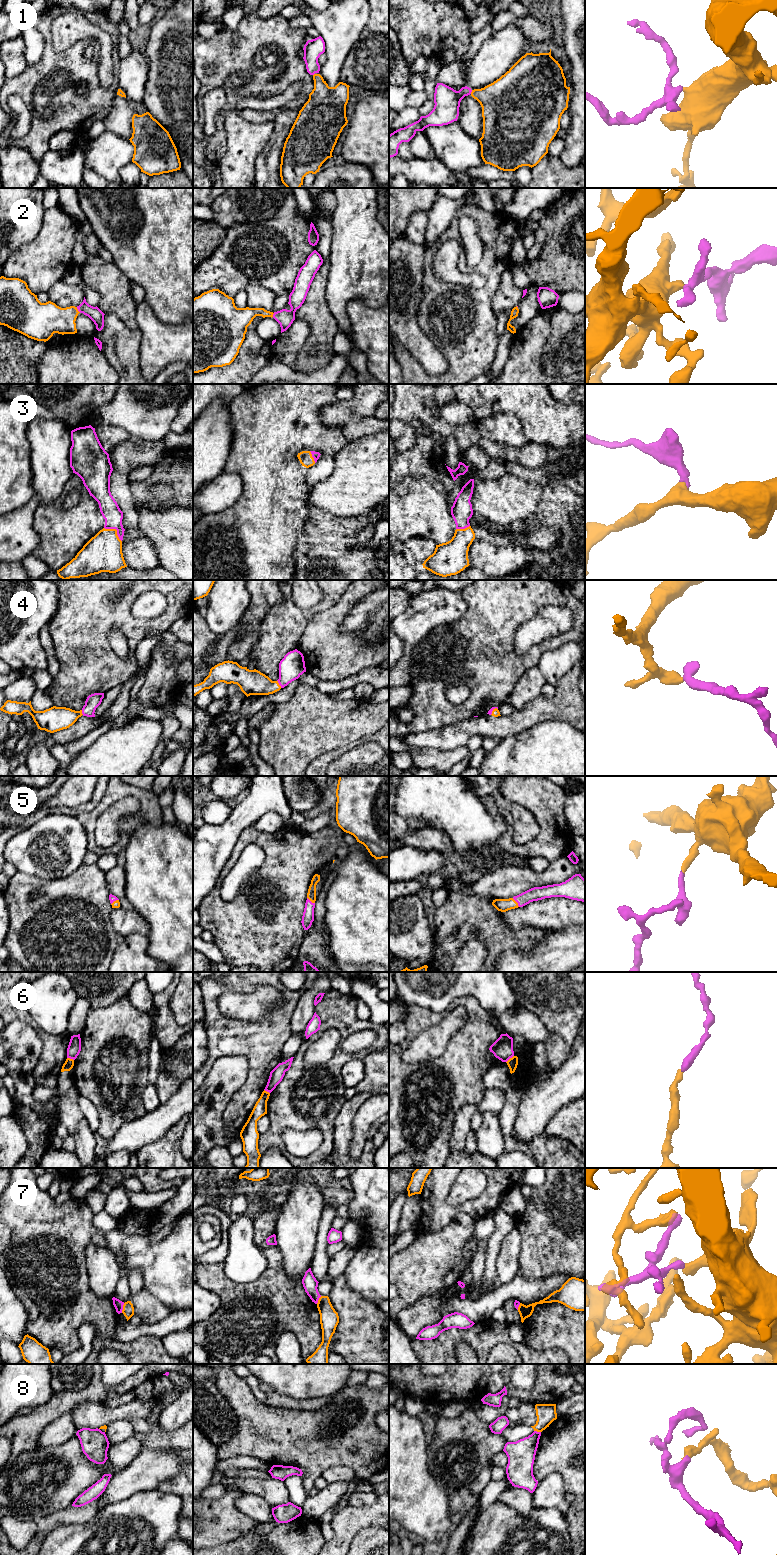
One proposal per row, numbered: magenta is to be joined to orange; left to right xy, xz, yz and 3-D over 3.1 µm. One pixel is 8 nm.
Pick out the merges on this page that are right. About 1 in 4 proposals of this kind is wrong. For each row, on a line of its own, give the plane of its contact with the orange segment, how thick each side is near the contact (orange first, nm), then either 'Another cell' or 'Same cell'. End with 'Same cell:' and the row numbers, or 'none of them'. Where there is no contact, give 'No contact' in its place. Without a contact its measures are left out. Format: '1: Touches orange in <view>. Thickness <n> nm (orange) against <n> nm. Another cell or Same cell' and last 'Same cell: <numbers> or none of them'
1: Touches orange in yz. Thickness 320 nm (orange) against 200 nm. Same cell
2: Touches orange in xy. Thickness 260 nm (orange) against 110 nm. Same cell
3: Touches orange in xy. Thickness 300 nm (orange) against 150 nm. Same cell
4: Touches orange in xz. Thickness 200 nm (orange) against 190 nm. Same cell
5: Touches orange in yz. Thickness 110 nm (orange) against 110 nm. Same cell
6: Touches orange in yz. Thickness 90 nm (orange) against 170 nm. Another cell
7: Touches orange in xy. Thickness 100 nm (orange) against 70 nm. Another cell
8: Touches orange in yz. Thickness 160 nm (orange) against 220 nm. Another cell
Same cell: 1, 2, 3, 4, 5

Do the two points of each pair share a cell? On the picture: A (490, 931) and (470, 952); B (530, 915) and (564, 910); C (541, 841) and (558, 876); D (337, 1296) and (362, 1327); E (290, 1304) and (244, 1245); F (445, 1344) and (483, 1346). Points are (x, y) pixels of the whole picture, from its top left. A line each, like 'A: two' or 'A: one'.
A: two
B: one
C: two
D: one
E: two
F: one

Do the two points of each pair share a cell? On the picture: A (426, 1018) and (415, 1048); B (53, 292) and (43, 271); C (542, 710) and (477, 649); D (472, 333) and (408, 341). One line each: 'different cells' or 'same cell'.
A: different cells
B: different cells
C: different cells
D: different cells

